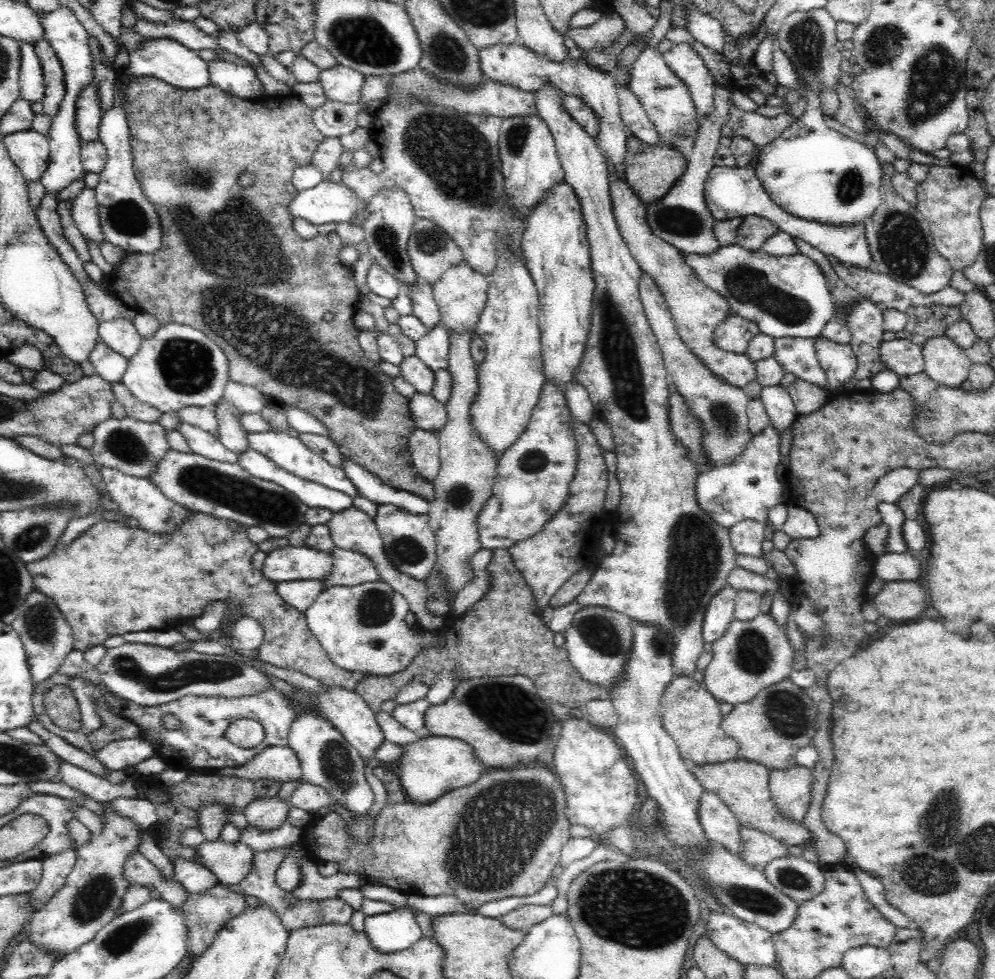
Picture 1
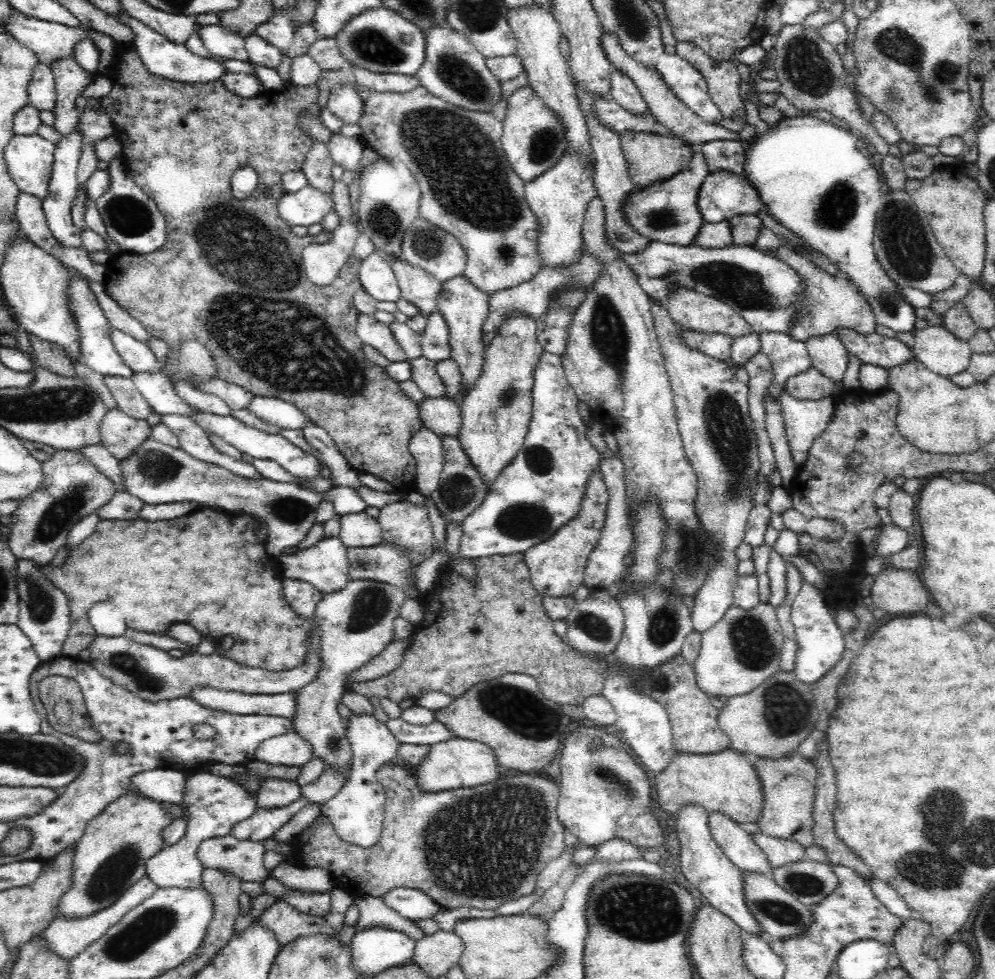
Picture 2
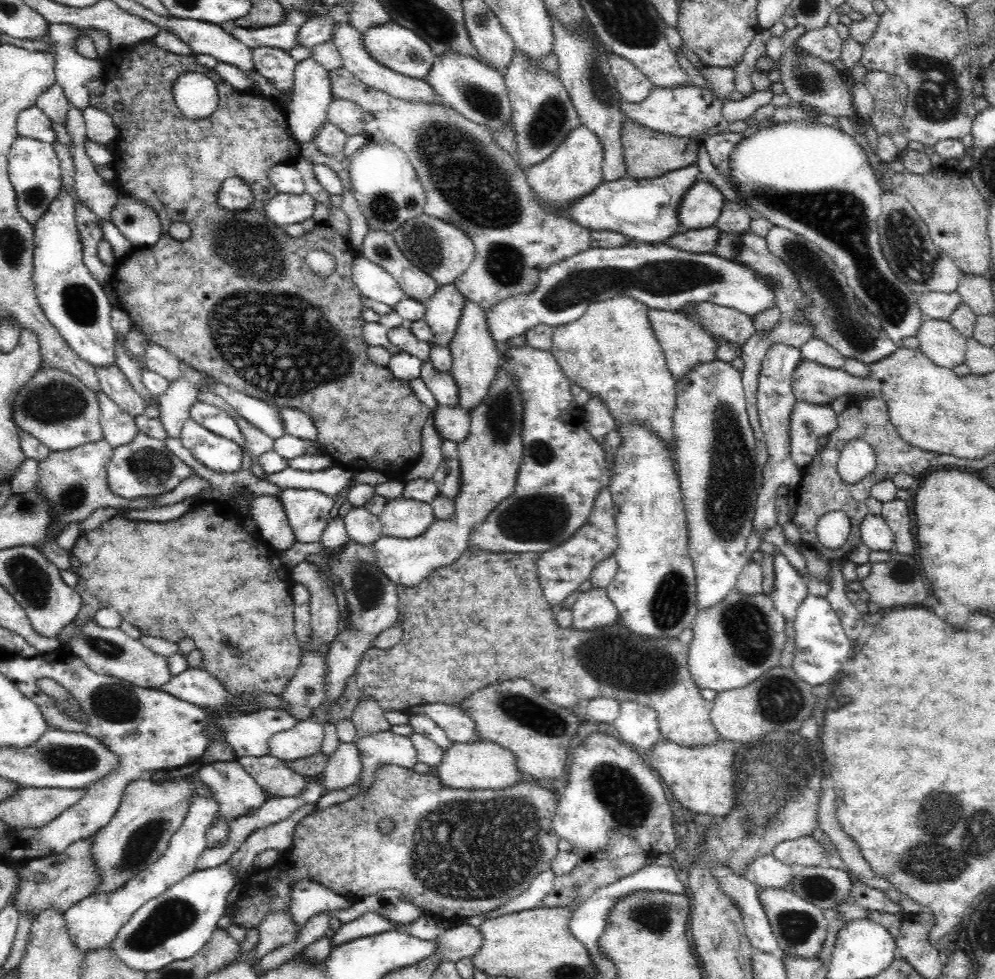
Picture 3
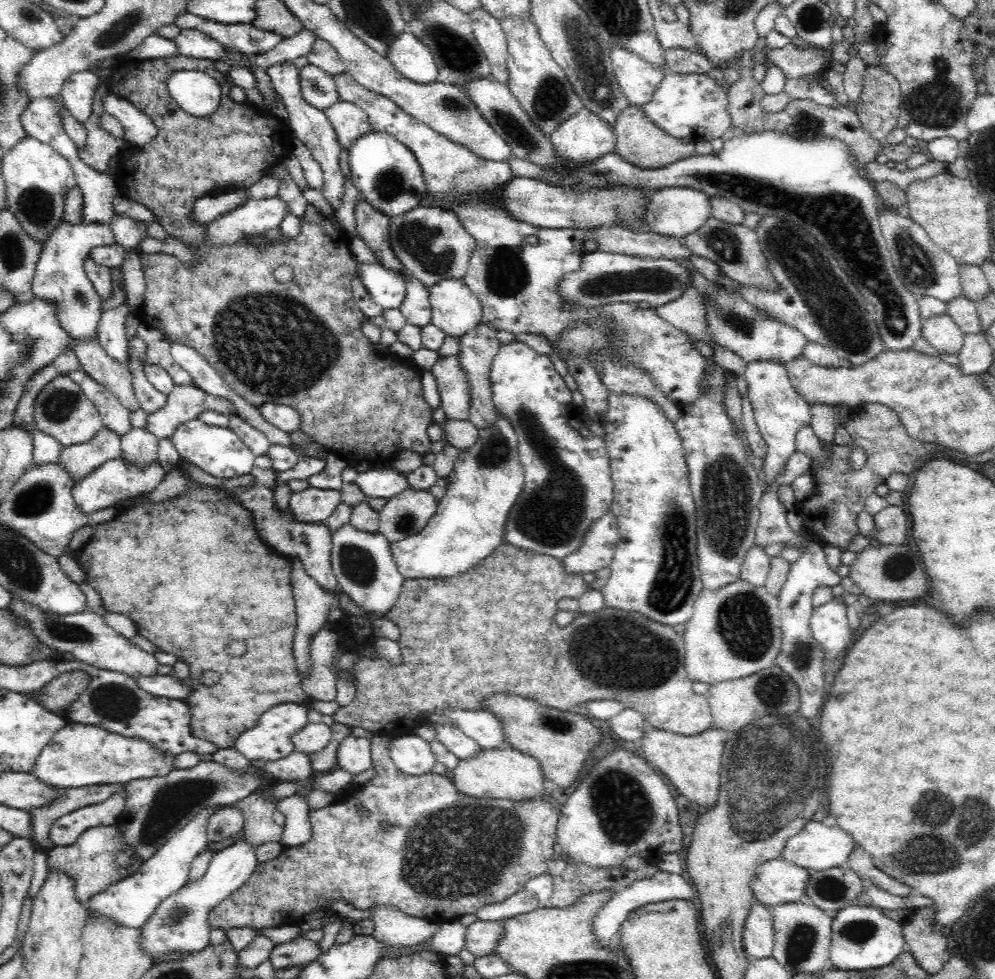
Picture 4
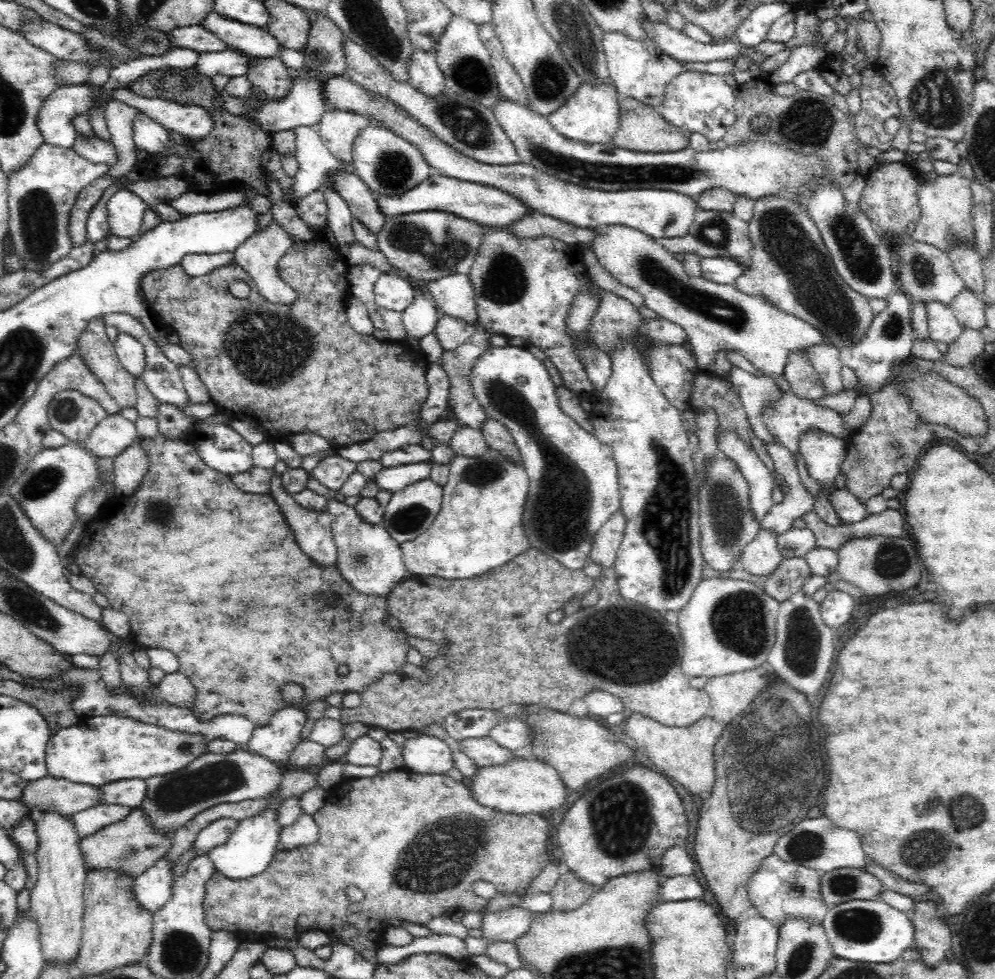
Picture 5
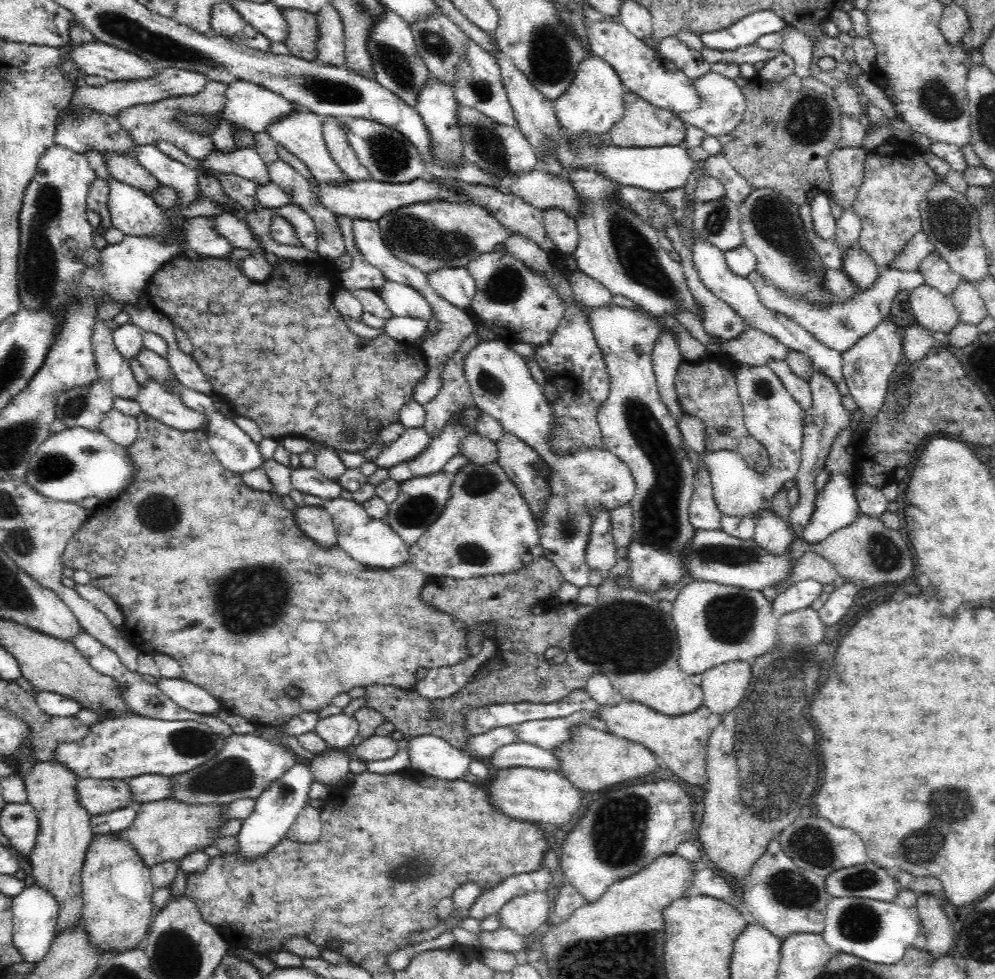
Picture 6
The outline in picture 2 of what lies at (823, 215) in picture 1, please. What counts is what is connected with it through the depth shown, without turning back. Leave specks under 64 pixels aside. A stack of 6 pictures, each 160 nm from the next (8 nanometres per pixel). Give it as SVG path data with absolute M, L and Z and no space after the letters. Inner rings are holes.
M812 116L805 117L783 117L778 123L771 125L768 130L756 135L750 146L744 150L744 165L743 176L748 180L748 183L756 189L760 201L764 203L764 210L780 225L784 225L786 229L794 233L799 239L810 245L811 248L817 252L825 254L837 267L840 276L844 277L848 283L854 285L856 290L866 301L874 313L876 322L882 324L882 326L888 326L892 328L894 332L909 332L912 333L915 330L916 313L915 308L904 300L904 297L899 292L897 284L884 272L876 251L873 245L873 236L875 231L875 224L877 214L881 206L881 198L883 197L882 188L883 179L880 173L880 169L873 166L870 150L864 147L860 140L852 133L848 132L847 128L836 127L830 121L826 122L821 119Z

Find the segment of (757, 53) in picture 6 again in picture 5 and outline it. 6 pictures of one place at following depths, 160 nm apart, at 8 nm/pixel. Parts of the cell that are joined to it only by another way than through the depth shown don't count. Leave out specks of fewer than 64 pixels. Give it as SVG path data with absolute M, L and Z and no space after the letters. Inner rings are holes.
M666 20L653 23L656 31L655 44L668 56L680 63L709 64L718 60L735 60L746 53L760 53L765 58L786 50L783 43L764 41L756 47L742 47L736 41L726 41L716 44L701 44L689 38L685 33L675 32L668 26Z

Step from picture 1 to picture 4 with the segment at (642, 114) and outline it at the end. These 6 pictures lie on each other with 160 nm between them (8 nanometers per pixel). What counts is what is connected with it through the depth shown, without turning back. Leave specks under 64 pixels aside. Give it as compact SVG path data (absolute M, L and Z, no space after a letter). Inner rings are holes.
M620 46L611 48L611 64L624 97L638 107L652 102L657 86L671 74L666 62L654 67L642 61L638 54Z

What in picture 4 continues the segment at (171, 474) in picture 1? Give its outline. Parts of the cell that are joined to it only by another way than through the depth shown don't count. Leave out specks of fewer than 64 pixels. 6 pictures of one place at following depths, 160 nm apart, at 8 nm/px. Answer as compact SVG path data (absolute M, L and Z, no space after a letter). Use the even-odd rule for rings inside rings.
M116 457L112 460L106 460L104 464L100 464L92 472L88 472L84 478L80 478L71 493L78 505L78 509L86 514L92 514L98 510L110 506L115 507L121 502L126 502L127 499L133 498L140 492L153 491L163 481L166 473L164 467L160 466L159 461L154 461L149 466L140 468L134 463L122 461L122 457ZM310 487L295 492L289 500L289 508L298 522L322 523L327 521L341 502L341 490L320 490Z

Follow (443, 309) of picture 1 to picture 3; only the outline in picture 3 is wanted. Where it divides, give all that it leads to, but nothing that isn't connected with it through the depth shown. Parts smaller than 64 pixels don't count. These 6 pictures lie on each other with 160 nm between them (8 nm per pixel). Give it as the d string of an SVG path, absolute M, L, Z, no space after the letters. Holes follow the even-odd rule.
M466 300L464 314L457 324L449 347L453 358L450 371L459 388L459 406L471 412L480 406L480 403L484 402L484 398L488 396L488 389L495 379L500 365L500 344L492 338L487 325L486 313L480 309L480 305Z

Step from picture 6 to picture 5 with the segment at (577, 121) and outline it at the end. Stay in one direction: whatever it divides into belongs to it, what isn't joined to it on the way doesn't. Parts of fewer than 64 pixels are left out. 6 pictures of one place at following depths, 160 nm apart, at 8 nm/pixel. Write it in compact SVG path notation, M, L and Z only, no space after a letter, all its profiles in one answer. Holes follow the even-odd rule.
M614 82L600 85L582 83L575 94L564 102L555 112L547 118L552 126L566 138L585 142L586 144L604 144L613 140L620 124L620 106L617 88Z

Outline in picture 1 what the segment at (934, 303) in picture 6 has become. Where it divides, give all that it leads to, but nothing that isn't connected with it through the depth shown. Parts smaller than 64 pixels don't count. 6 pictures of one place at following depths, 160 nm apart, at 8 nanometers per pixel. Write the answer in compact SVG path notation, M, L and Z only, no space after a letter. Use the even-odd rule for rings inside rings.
M945 334L932 336L921 347L924 371L932 380L952 388L967 380L973 362L952 339Z

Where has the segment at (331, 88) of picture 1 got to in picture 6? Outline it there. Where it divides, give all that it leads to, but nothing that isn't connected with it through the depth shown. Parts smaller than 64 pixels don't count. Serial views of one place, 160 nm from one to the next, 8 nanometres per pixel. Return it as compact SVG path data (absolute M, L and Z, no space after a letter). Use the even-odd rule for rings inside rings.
M320 115L319 119L322 123L323 137L327 144L327 149L340 171L350 181L368 181L371 179L370 172L360 164L350 143L346 141L346 135L344 135L344 129L342 129L342 120L324 115Z

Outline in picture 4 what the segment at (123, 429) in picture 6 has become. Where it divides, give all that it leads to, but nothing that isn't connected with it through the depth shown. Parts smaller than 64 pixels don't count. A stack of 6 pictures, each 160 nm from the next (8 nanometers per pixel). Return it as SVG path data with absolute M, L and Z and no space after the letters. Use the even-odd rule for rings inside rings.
M103 425L90 441L62 449L57 463L77 482L106 460L120 457L120 454L121 435Z

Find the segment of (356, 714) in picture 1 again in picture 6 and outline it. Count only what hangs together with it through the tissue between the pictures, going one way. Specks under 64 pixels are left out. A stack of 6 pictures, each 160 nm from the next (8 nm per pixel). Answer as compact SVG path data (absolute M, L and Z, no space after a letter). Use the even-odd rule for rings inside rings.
M433 734L408 738L410 768L440 780L457 781L470 773L471 756Z

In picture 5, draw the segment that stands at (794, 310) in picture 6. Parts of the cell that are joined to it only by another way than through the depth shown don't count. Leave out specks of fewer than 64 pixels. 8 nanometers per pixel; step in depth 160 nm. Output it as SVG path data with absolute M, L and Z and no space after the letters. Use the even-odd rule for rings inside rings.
M606 224L594 229L594 238L588 244L592 248L598 264L614 280L620 284L633 288L643 298L643 304L652 310L658 319L668 320L682 327L691 341L691 347L695 352L697 367L702 373L712 374L714 370L714 354L718 350L736 350L750 360L752 364L763 374L768 376L783 376L788 354L794 350L813 347L816 345L830 345L829 340L821 330L814 328L808 322L780 309L776 309L770 301L763 296L750 296L740 292L734 284L718 284L704 277L688 275L682 266L682 262L672 256L664 247L658 245L654 238L622 224Z

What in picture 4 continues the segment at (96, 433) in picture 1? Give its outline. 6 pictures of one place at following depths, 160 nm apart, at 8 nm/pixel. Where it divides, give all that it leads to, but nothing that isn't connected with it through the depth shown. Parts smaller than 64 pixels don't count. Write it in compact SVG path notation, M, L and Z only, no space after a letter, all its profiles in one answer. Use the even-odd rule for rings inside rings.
M81 368L60 374L60 377L68 377L74 381L88 400L99 410L103 424L116 434L124 435L130 425L130 411L120 404L120 401L104 386L98 384L91 376L88 376Z

